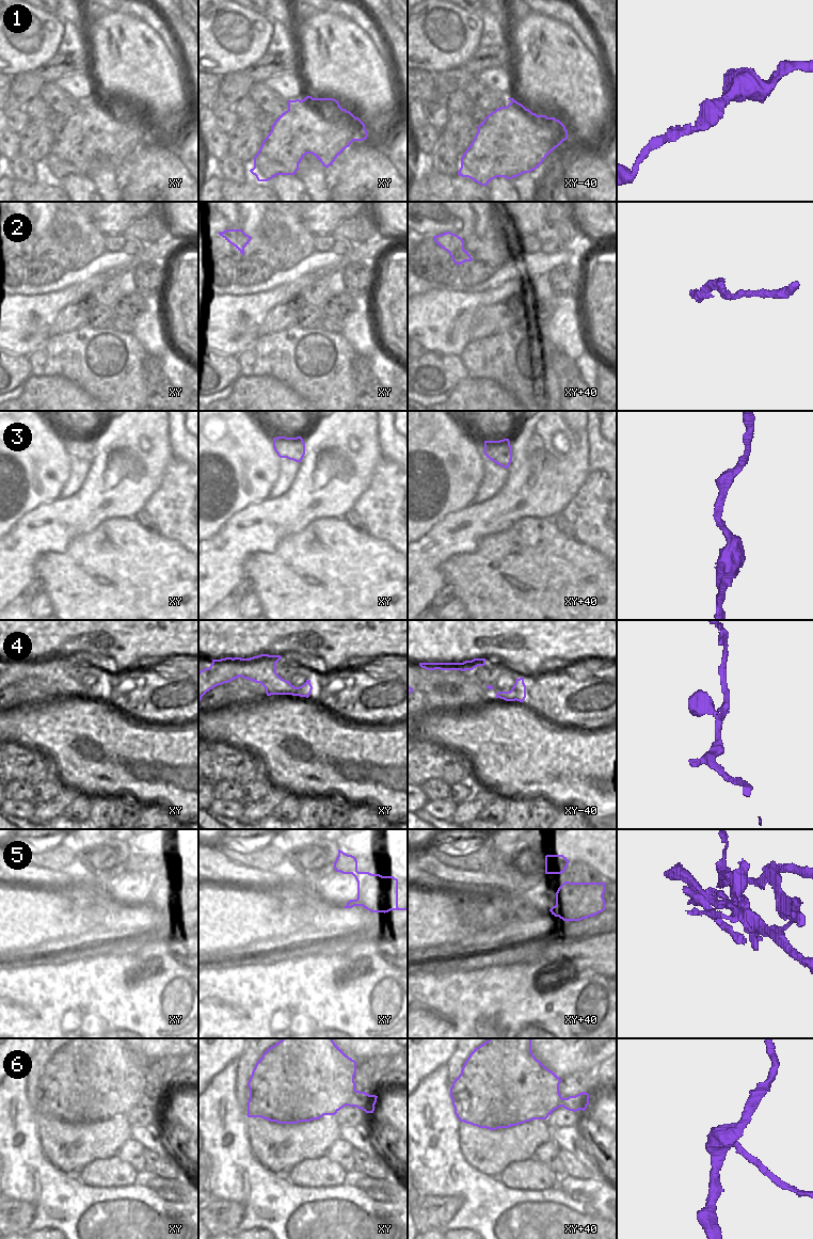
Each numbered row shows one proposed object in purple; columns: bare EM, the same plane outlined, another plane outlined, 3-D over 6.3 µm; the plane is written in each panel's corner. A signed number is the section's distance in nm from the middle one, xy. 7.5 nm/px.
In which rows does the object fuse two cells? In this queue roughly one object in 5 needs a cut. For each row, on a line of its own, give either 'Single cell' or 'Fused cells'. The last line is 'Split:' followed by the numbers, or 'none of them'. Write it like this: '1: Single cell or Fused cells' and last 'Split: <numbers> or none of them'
1: Single cell
2: Single cell
3: Single cell
4: Single cell
5: Fused cells
6: Fused cells
Split: 5, 6.

